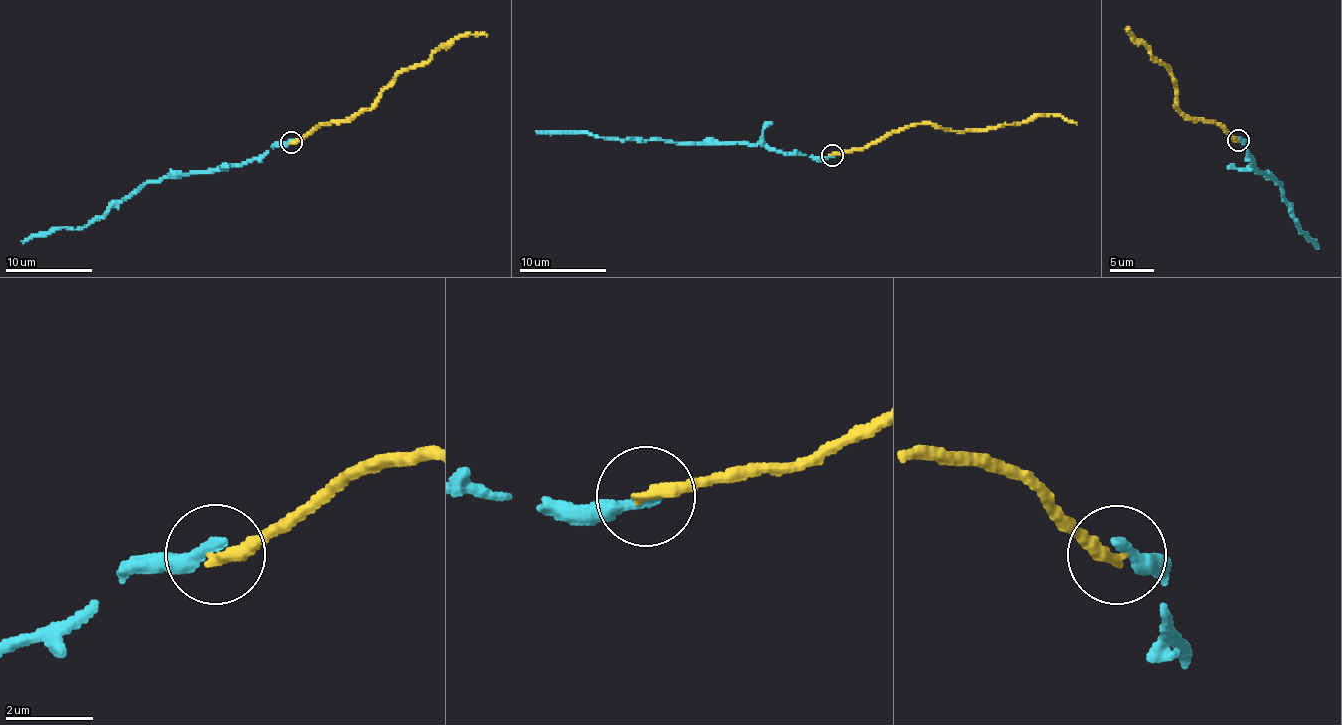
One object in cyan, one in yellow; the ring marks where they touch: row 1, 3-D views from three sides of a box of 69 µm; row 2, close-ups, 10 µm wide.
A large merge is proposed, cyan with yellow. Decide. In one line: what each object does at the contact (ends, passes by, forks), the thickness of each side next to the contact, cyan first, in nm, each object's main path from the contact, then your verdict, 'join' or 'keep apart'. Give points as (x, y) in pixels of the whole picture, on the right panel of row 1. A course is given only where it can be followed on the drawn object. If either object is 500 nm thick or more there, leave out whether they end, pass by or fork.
cyan ends; yellow ends; calibres 280 and 280 nm; course cyan (1238, 139), (1247, 142), (1252, 168), (1280, 182), (1300, 231), (1307, 232), (1317, 246); course yellow (1238, 139), (1214, 123), (1194, 120), (1177, 110), (1170, 69), (1156, 62), (1147, 48), (1127, 31); join

